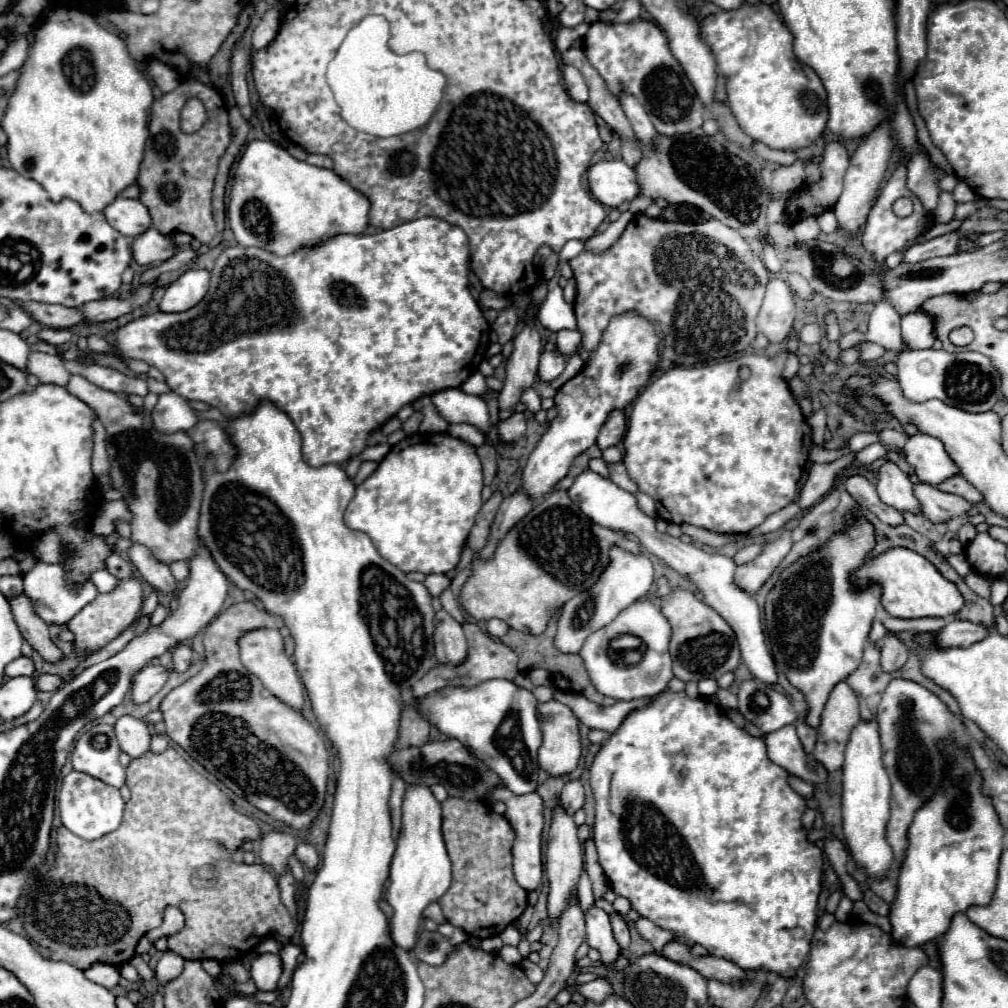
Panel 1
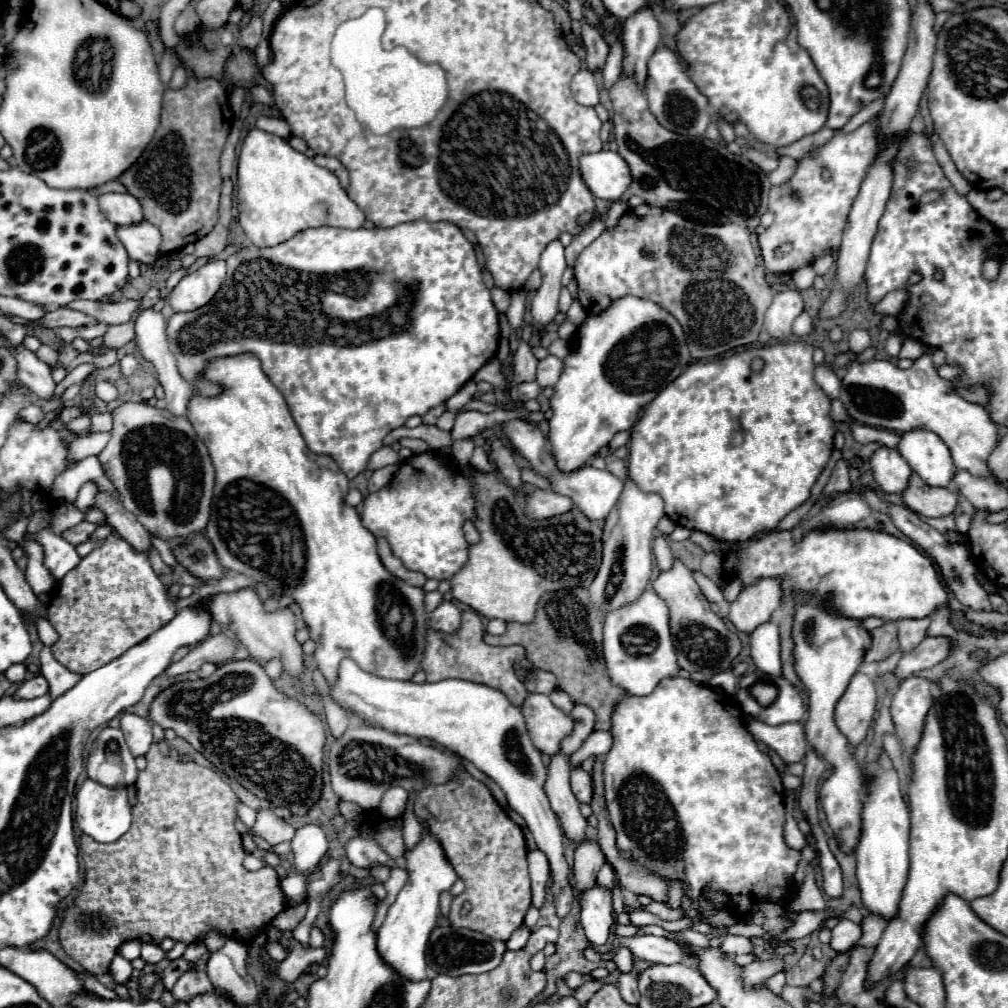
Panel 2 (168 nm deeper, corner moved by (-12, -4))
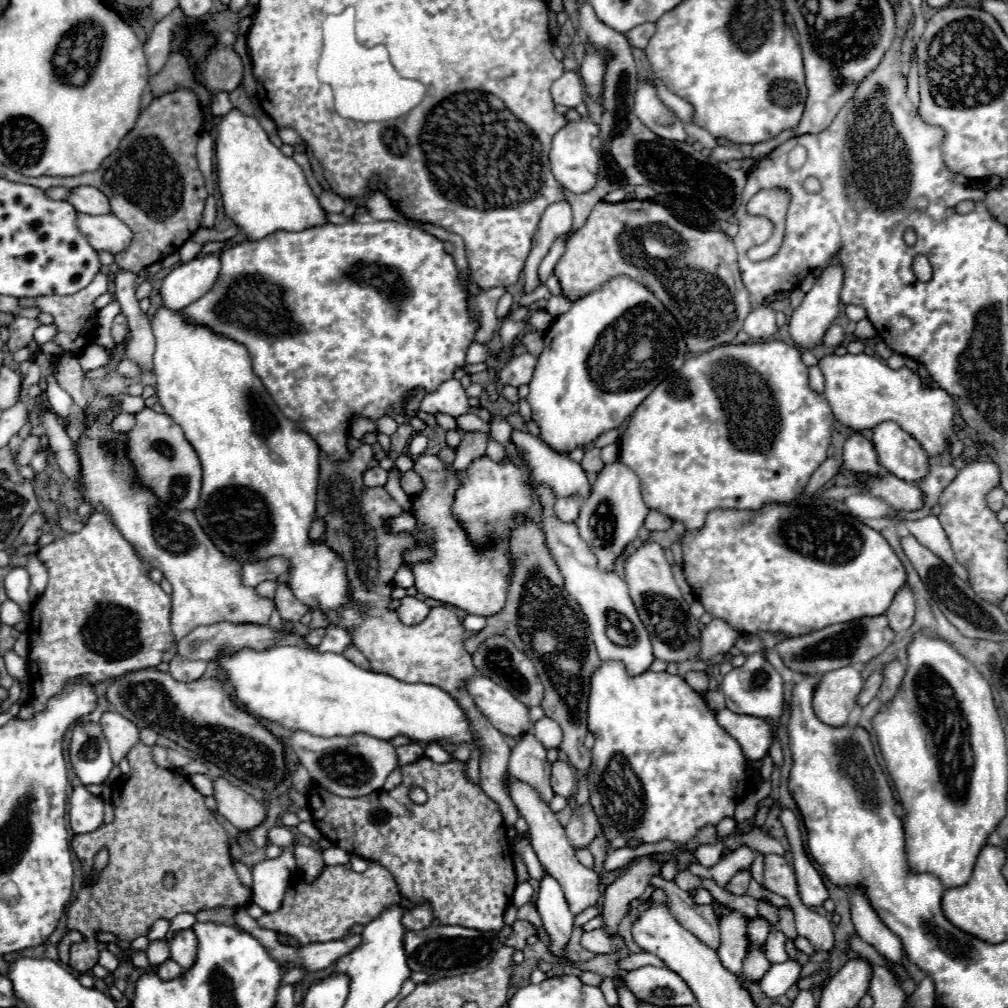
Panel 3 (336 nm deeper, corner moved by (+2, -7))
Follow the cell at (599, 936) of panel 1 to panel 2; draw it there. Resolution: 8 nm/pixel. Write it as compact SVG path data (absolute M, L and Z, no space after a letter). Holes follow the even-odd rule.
M594 886L580 896L580 904L582 904L580 922L582 922L586 938L594 946L606 944L612 934L612 926L614 926L612 890Z

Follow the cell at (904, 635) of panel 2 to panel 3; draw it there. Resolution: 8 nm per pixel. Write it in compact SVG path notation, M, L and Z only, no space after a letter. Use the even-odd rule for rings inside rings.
M904 585L896 591L894 601L886 611L886 617L894 631L902 633L902 631L910 629L910 625L914 621L914 595L908 585Z

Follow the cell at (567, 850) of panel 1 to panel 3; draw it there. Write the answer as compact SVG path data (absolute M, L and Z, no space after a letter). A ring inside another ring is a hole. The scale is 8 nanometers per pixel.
M530 731L516 739L508 763L508 775L532 785L544 801L550 801L554 795L550 787L550 763L546 761L546 749Z

